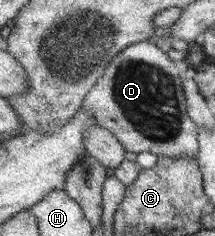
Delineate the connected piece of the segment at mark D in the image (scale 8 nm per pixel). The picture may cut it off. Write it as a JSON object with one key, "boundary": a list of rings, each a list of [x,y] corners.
{"boundary":[[[151,41],[135,42],[126,46],[105,66],[103,74],[95,80],[87,95],[83,98],[81,110],[92,116],[96,126],[105,128],[113,134],[119,145],[126,152],[151,153],[159,157],[175,158],[188,157],[196,161],[197,129],[186,112],[186,101],[179,76],[182,66],[173,63],[167,54]]]}

